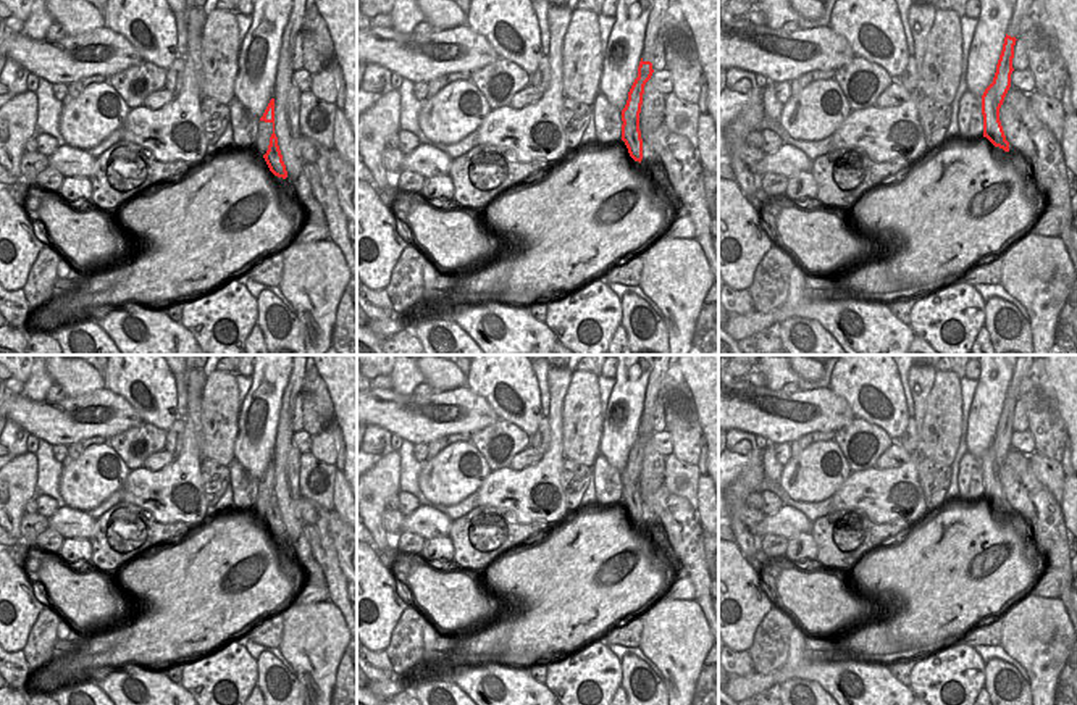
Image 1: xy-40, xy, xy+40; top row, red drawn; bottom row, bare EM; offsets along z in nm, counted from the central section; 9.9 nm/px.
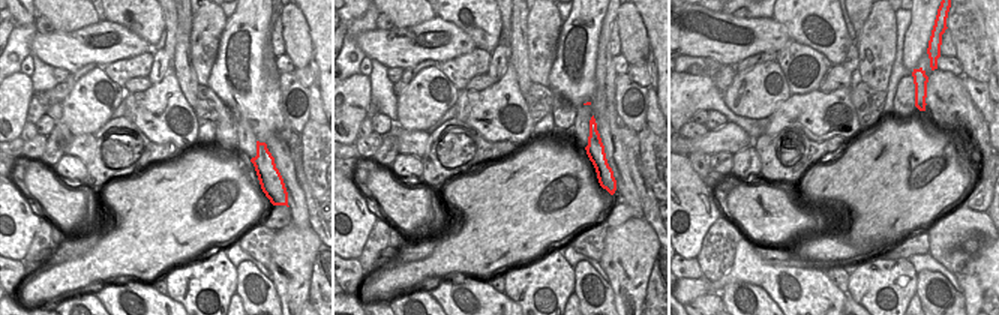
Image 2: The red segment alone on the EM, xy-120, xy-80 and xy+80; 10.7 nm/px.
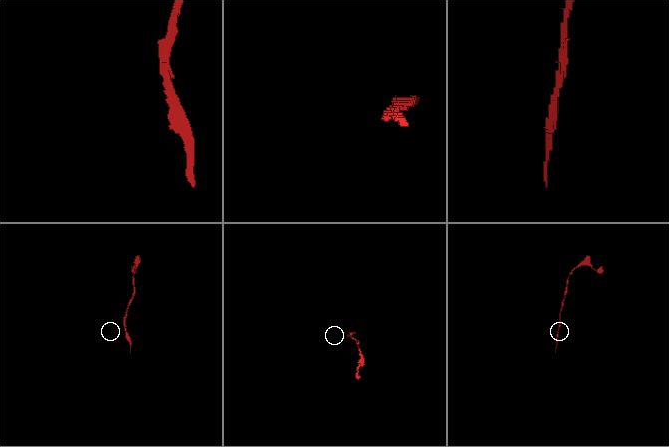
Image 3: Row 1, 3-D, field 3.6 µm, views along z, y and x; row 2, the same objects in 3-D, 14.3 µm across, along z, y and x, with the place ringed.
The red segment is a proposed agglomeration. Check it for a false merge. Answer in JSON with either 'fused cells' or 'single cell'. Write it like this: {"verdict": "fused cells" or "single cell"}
{"verdict": "fused cells"}

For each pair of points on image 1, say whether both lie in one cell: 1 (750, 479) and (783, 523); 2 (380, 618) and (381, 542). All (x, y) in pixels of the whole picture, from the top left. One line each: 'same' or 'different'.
1: different
2: different

